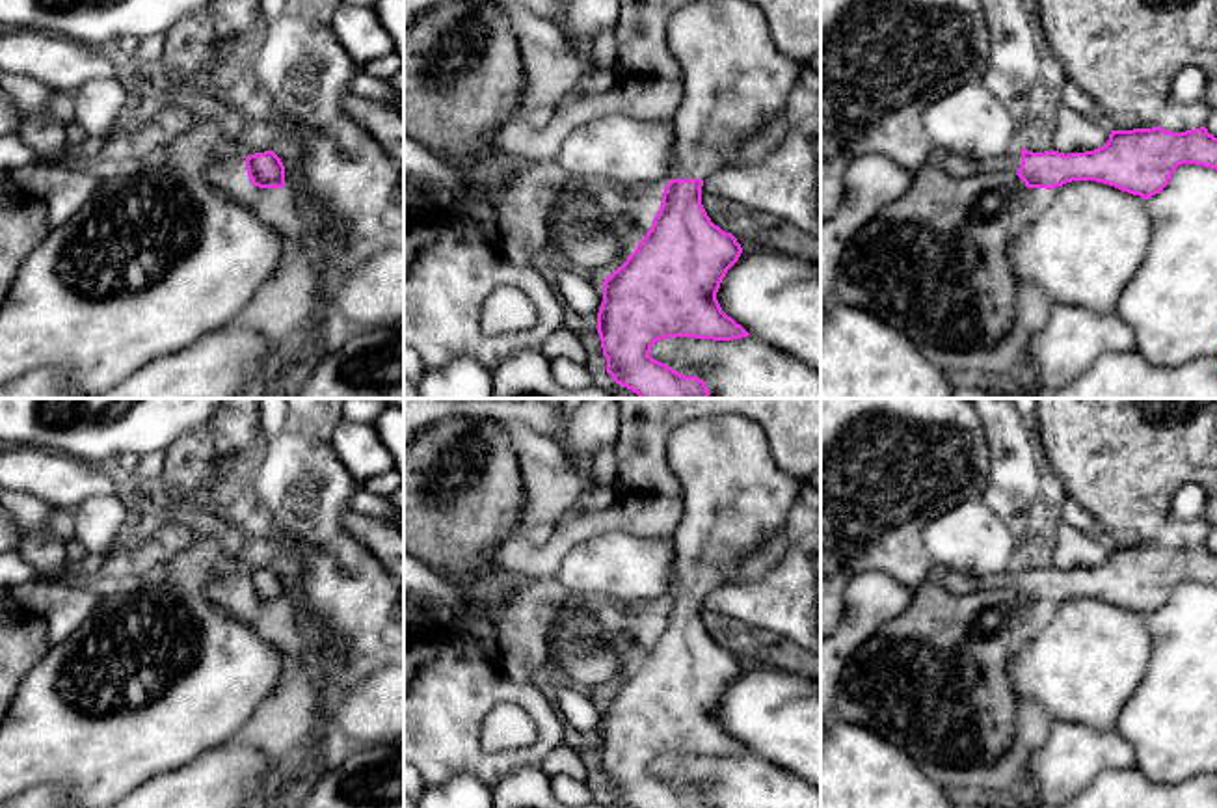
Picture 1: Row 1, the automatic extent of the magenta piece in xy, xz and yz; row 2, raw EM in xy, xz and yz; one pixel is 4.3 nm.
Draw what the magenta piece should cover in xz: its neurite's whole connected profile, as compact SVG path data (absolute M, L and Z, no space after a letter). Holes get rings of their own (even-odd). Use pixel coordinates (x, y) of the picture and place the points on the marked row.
M705 0L677 9L668 22L668 45L689 89L674 117L677 162L651 229L603 281L595 328L607 372L616 384L640 398L709 398L703 380L674 370L649 352L657 341L668 337L733 341L750 335L716 300L720 283L742 248L707 216L702 186L754 132L785 112L806 61L785 56L774 45L765 13L750 0Z

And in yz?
M1161 127L1111 130L1105 145L1085 153L1018 147L999 158L968 160L951 153L943 168L953 177L1012 171L1027 188L1057 188L1072 181L1096 181L1148 199L1159 194L1182 164L1217 169L1217 138L1206 127L1172 132Z

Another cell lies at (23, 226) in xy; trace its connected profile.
M24 194L9 207L0 207L0 307L26 255L50 233L50 218L41 197Z

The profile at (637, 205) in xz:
M629 192L623 197L623 210L633 222L644 225L648 231L651 229L657 214L657 207L644 192Z

